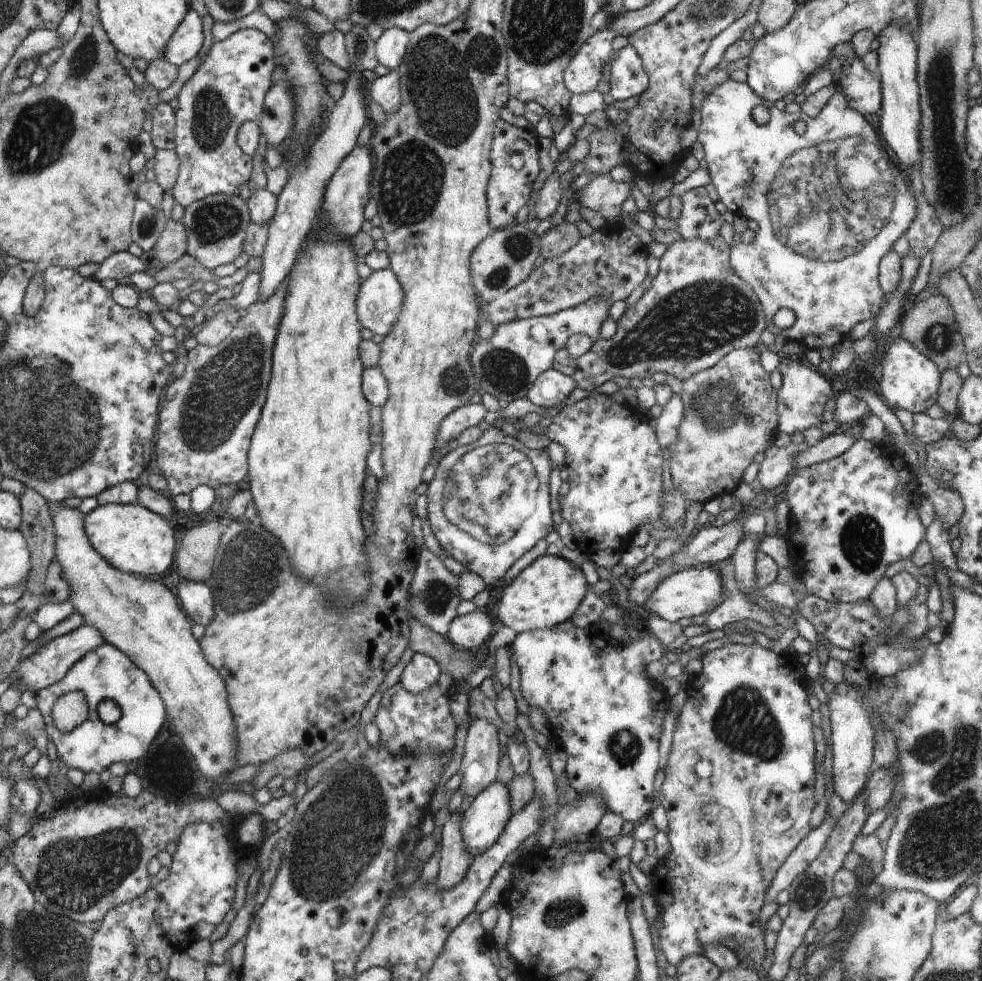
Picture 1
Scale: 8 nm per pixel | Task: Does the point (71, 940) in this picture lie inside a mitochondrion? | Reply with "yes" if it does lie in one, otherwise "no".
yes

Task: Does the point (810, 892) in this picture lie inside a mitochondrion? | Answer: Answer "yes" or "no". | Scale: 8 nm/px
yes

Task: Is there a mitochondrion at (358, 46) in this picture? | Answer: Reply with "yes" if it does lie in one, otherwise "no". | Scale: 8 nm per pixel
yes

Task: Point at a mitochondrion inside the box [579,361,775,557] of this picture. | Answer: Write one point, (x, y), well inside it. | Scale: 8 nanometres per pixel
(718, 408)

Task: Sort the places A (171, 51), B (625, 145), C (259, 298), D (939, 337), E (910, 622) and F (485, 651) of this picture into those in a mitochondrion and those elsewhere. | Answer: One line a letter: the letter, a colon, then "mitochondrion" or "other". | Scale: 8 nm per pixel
A: other
B: other
C: other
D: mitochondrion
E: mitochondrion
F: other

